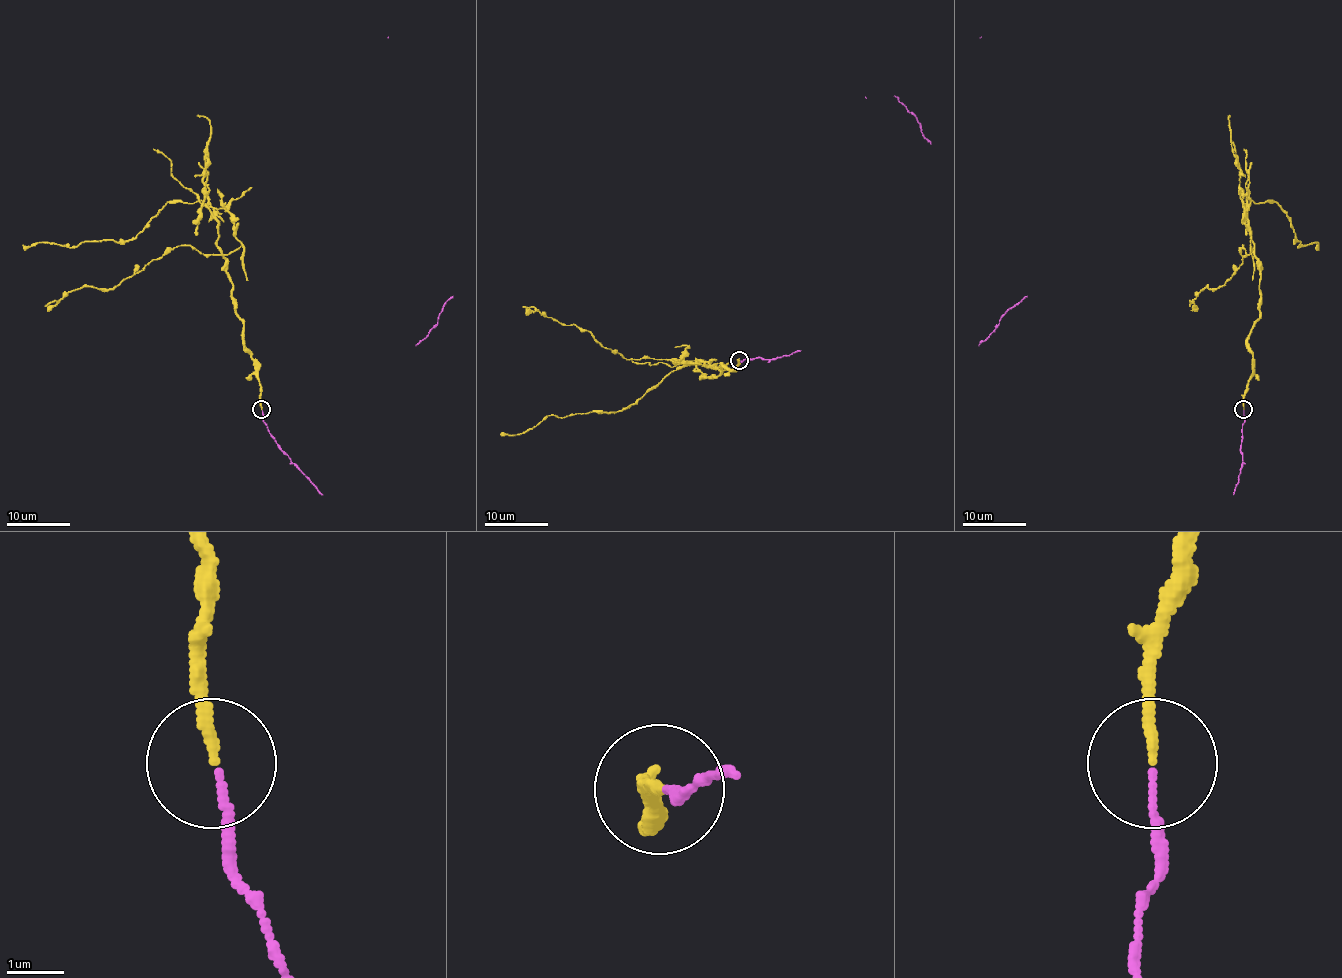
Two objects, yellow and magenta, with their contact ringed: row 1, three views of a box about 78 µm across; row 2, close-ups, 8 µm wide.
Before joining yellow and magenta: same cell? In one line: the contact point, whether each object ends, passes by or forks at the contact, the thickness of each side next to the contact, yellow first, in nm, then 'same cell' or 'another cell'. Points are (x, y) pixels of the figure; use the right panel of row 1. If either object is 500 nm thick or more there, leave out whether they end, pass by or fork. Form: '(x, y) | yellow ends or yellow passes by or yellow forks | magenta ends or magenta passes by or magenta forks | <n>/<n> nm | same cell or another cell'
(1243, 409) | yellow ends | magenta ends | 170/120 nm | another cell

